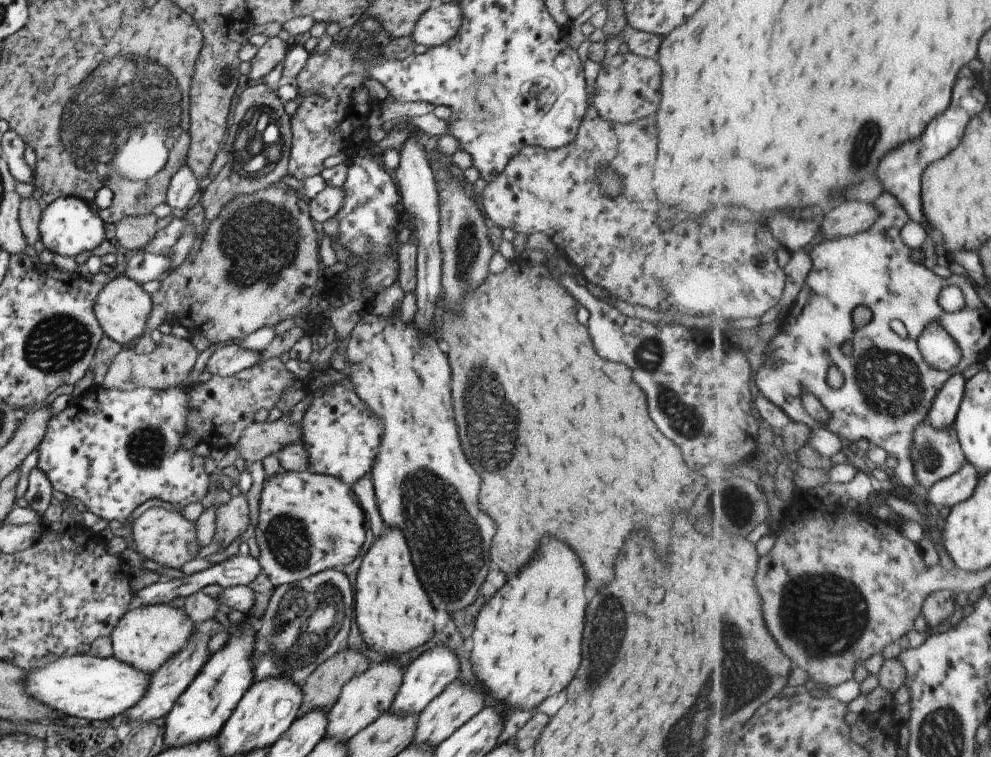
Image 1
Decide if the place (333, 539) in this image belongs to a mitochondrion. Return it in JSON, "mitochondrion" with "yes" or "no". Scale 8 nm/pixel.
{"mitochondrion":"yes"}

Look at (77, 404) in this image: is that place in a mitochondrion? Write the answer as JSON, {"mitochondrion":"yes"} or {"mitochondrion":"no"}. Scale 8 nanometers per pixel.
{"mitochondrion":"no"}

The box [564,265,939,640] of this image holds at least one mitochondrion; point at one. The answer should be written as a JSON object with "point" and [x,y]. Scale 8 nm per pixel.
{"point":[891,384]}

